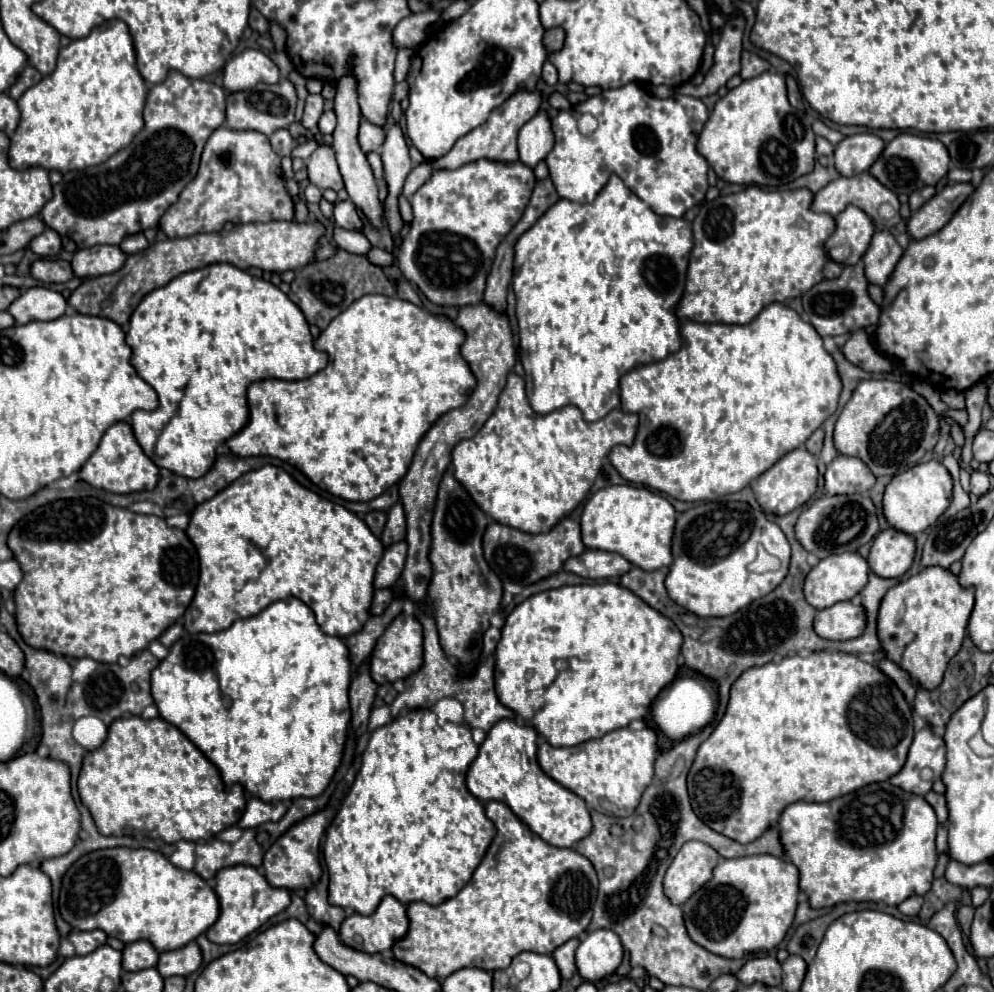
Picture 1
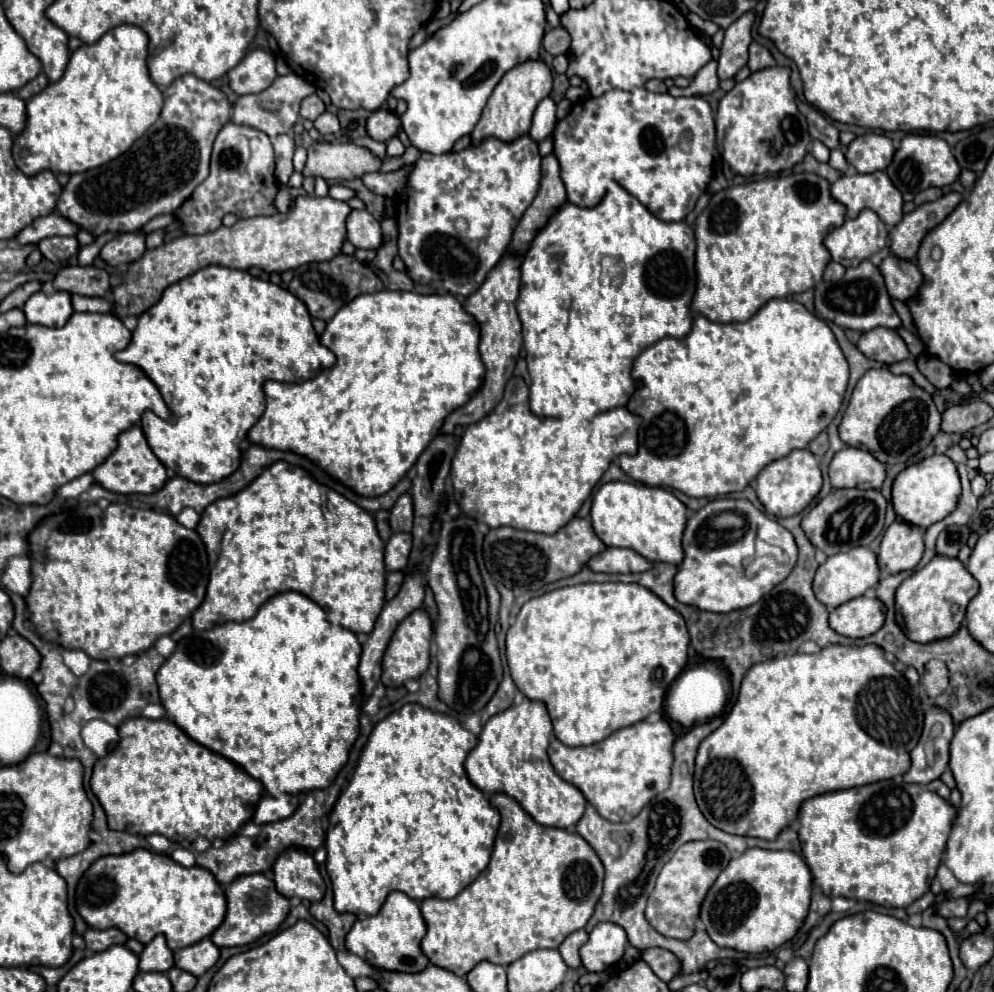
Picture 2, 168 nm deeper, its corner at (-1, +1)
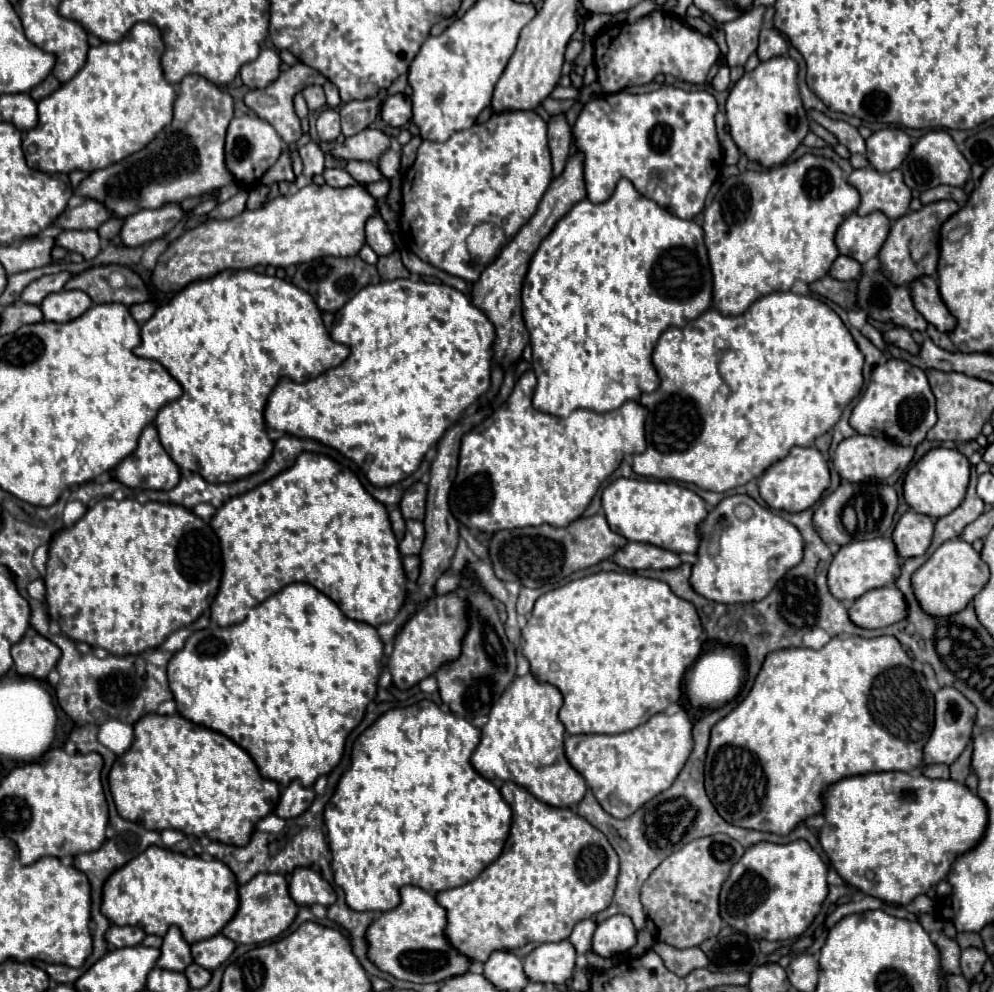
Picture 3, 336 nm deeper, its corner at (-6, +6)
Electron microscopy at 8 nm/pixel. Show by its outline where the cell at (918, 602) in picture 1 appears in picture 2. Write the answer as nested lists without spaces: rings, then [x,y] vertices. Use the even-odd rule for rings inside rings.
[[[934,556],[924,568],[908,576],[896,590],[896,616],[902,616],[902,628],[912,642],[934,642],[938,638],[950,638],[960,630],[968,602],[978,594],[978,580],[966,570],[958,558]]]

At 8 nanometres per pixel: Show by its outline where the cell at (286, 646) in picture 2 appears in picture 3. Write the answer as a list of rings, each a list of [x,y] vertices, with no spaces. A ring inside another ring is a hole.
[[[291,583],[285,589],[281,589],[279,593],[271,595],[259,607],[251,609],[251,613],[245,617],[245,621],[241,621],[237,625],[231,625],[231,627],[219,627],[219,625],[211,623],[207,629],[195,631],[185,641],[185,647],[181,651],[177,651],[173,655],[173,659],[169,661],[167,675],[169,675],[169,685],[171,685],[171,691],[173,691],[177,709],[179,709],[179,713],[185,719],[189,719],[189,721],[193,721],[197,725],[209,727],[209,729],[213,729],[217,733],[223,733],[231,741],[235,741],[239,747],[243,747],[253,757],[253,761],[259,767],[259,773],[265,779],[277,781],[283,787],[287,787],[293,779],[299,779],[301,785],[311,787],[317,781],[317,777],[329,773],[341,761],[345,739],[347,739],[349,731],[353,731],[359,725],[359,721],[365,715],[367,703],[371,703],[375,699],[375,695],[377,695],[377,681],[379,681],[381,667],[383,667],[381,659],[383,659],[383,643],[381,643],[375,627],[345,617],[341,613],[341,609],[335,605],[335,601],[331,601],[327,595],[319,593],[313,585]]]

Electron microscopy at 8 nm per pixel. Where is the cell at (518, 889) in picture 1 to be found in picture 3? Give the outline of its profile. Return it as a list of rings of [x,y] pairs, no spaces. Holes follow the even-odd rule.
[[[513,781],[503,783],[501,795],[513,809],[513,825],[503,855],[471,883],[437,893],[439,905],[447,909],[445,933],[451,945],[475,963],[485,963],[493,951],[513,951],[525,957],[543,943],[567,939],[579,921],[609,907],[619,875],[619,857],[607,837],[573,809],[551,807]]]

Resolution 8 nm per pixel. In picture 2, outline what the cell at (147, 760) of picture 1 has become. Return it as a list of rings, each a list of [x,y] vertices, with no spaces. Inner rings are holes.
[[[128,718],[122,722],[122,726],[118,726],[118,734],[120,742],[108,756],[96,760],[90,778],[90,790],[102,804],[110,830],[122,830],[140,836],[162,834],[172,842],[194,842],[202,836],[212,842],[216,838],[232,838],[234,832],[252,818],[254,806],[262,794],[262,784],[224,756],[196,744],[174,722],[166,718]]]

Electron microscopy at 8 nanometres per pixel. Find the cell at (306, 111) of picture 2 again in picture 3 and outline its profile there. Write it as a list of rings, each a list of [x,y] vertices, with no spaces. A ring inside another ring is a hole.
[[[309,85],[301,93],[303,93],[309,109],[321,109],[325,105],[325,93],[323,93],[323,87],[319,87],[319,85]]]

